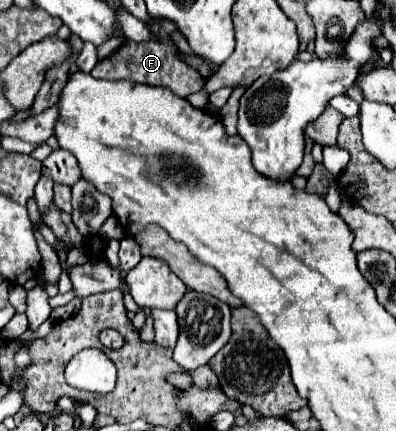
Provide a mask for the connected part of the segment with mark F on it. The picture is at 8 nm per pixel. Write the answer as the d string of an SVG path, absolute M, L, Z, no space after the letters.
M157 19L155 25L151 25L151 31L155 35L159 35L163 41L149 41L149 43L133 43L127 41L121 49L117 49L111 57L99 61L95 65L95 69L91 71L91 75L95 79L109 79L109 81L119 81L119 79L129 79L133 83L141 83L141 85L153 85L153 87L167 87L171 89L177 97L187 97L195 91L201 91L205 85L205 79L191 69L187 63L183 63L179 59L177 47L173 45L173 41L169 39L171 31L175 31L177 27L171 21L165 19Z

